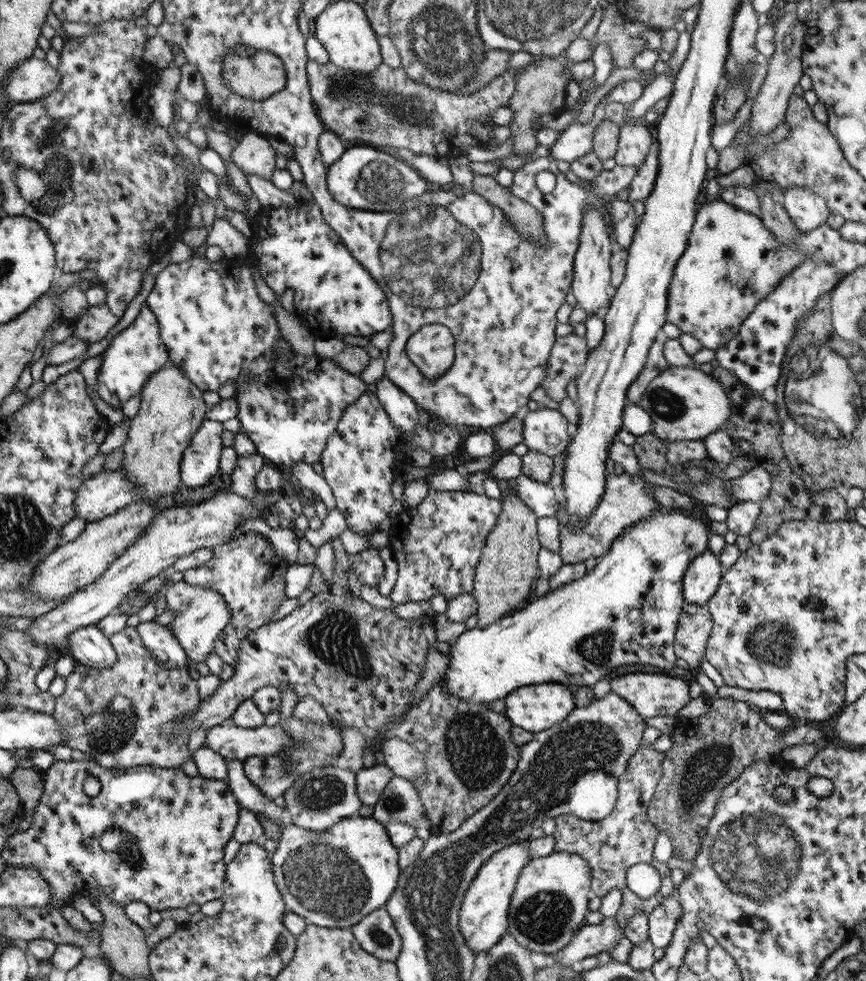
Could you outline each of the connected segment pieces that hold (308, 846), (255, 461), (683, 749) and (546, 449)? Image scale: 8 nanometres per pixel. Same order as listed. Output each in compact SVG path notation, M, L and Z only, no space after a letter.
M243 760L227 761L229 787L238 797L242 806L250 812L263 813L281 826L282 836L278 848L271 854L274 861L275 884L286 902L287 911L302 916L308 924L325 928L353 928L378 908L385 907L397 888L402 870L398 864L398 849L392 844L384 824L371 817L342 819L327 831L312 831L290 824L283 808L266 798L260 789L246 776Z
M258 452L247 458L238 455L234 473L230 475L232 491L248 500L255 500L255 490L258 488L255 477L266 464L267 461Z
M718 697L711 700L710 710L692 720L682 718L680 726L676 724L676 730L674 729L670 734L674 743L672 749L665 752L666 755L662 761L663 773L648 806L648 818L659 832L668 832L668 836L672 838L673 853L680 856L680 860L692 861L696 858L696 852L700 852L700 838L704 836L712 820L722 788L726 788L732 780L738 778L744 768L752 766L752 762L756 760L764 760L766 764L770 764L772 760L780 757L781 752L788 746L827 742L831 736L830 729L821 724L797 725L792 727L792 731L786 731L782 735L781 730L770 727L766 721L762 720L761 711L744 701Z
M540 407L535 412L525 410L523 420L523 443L529 450L556 458L571 441L568 436L568 420L559 410Z

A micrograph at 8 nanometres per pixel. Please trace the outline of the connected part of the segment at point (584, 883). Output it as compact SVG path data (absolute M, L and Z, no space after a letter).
M554 852L530 859L519 873L511 896L507 932L528 951L553 956L586 924L590 890L591 868L580 854Z

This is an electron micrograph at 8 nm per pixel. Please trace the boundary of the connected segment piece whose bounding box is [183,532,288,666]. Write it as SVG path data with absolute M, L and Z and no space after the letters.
M259 533L238 534L227 544L213 548L212 559L202 567L183 572L183 580L191 585L211 588L224 597L230 609L230 622L215 643L215 653L225 662L236 666L239 660L239 646L247 635L266 624L276 608L287 598L284 574L288 564L283 562L278 553L269 544L266 537Z

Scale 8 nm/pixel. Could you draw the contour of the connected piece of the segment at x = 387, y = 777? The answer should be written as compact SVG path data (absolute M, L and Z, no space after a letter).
M379 762L373 767L364 769L362 768L356 773L358 776L358 793L361 801L368 806L374 806L382 791L395 774L391 768Z

